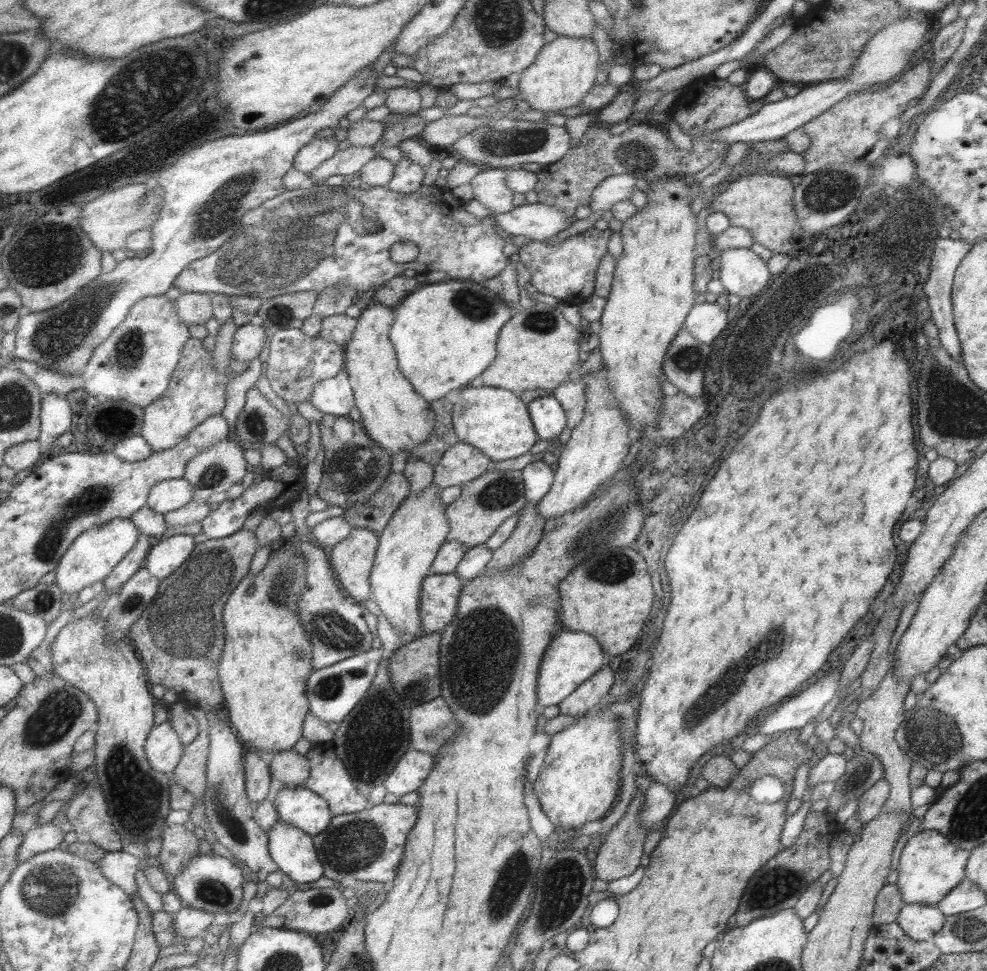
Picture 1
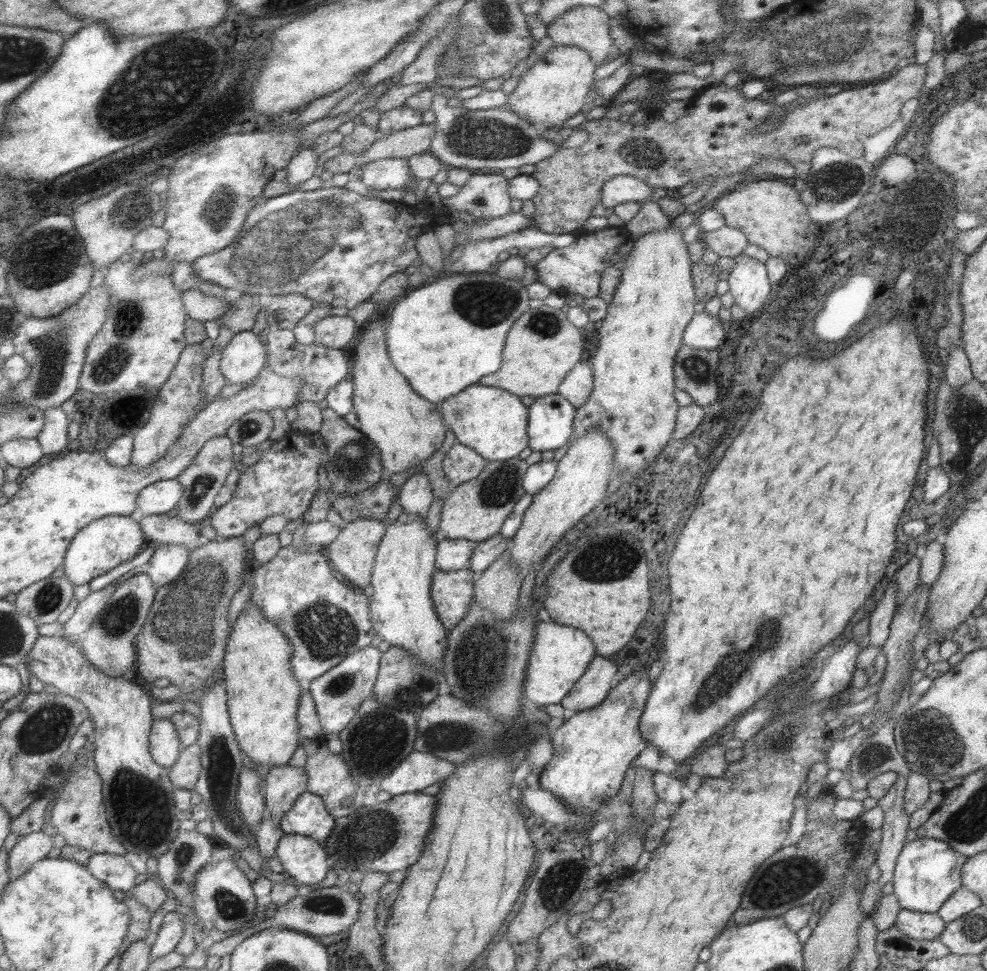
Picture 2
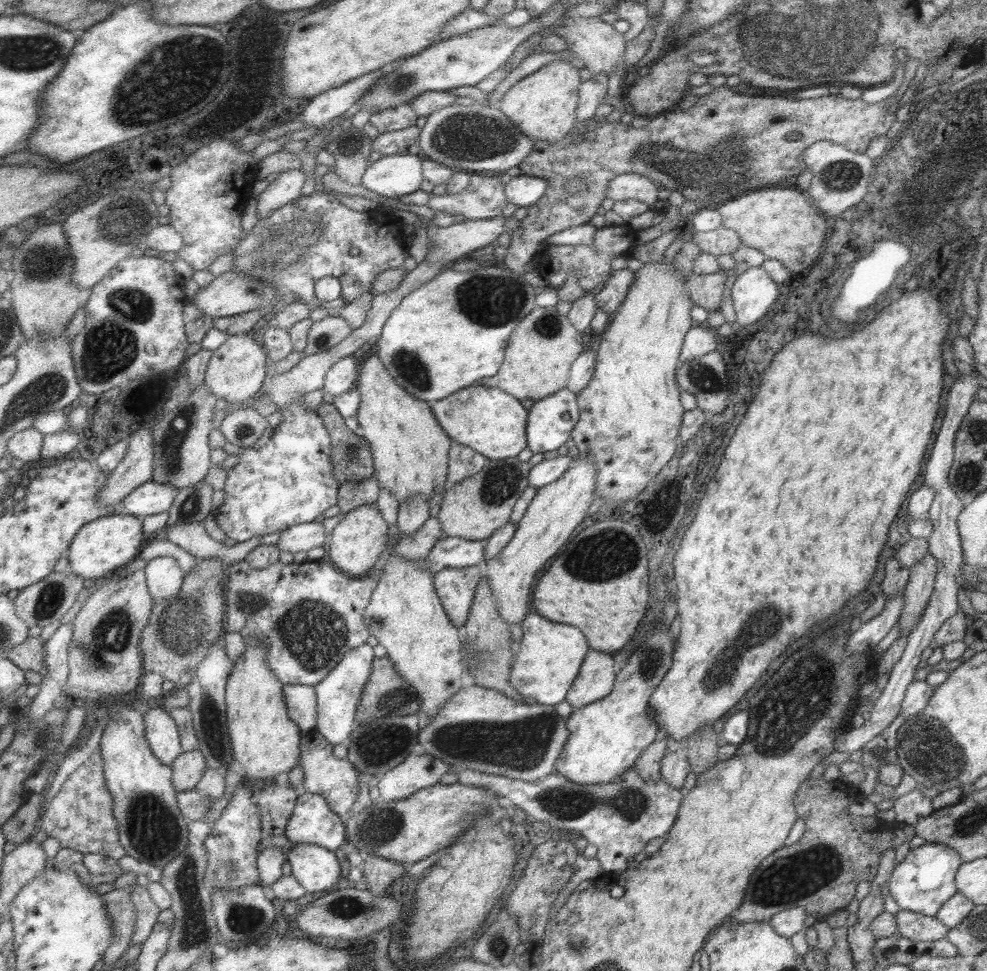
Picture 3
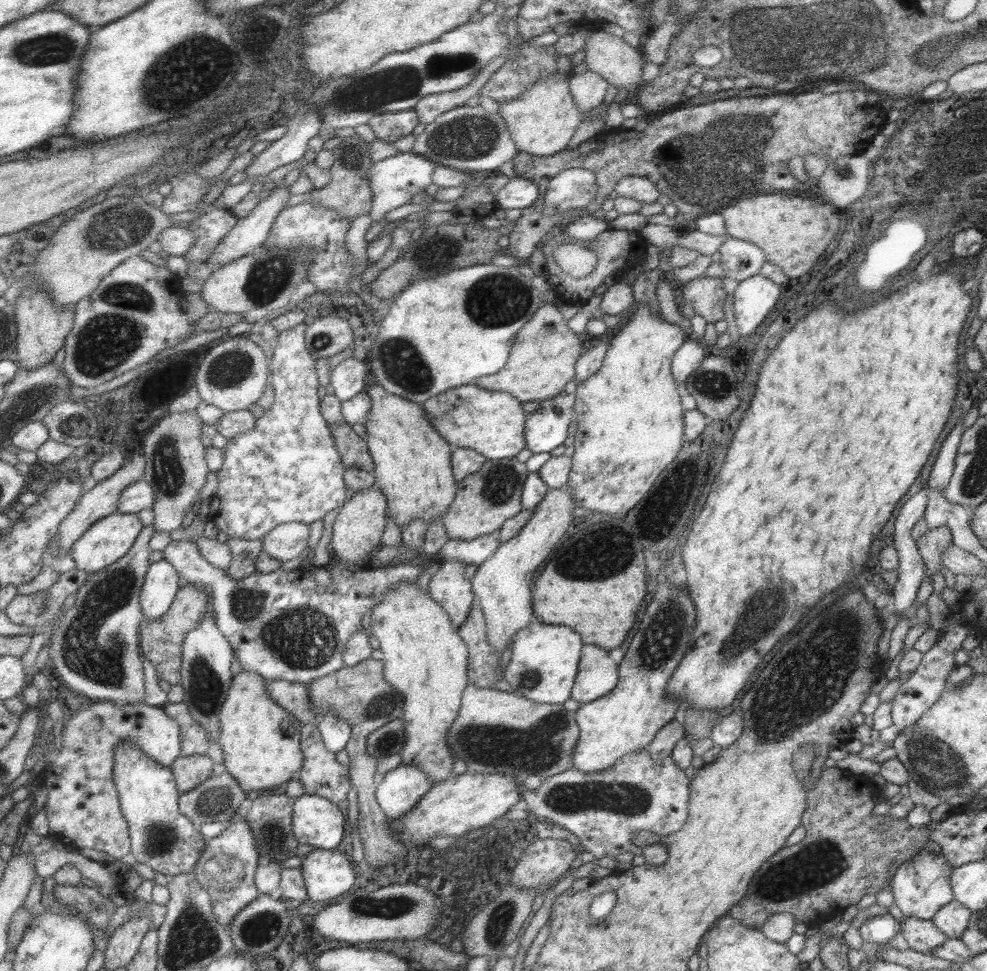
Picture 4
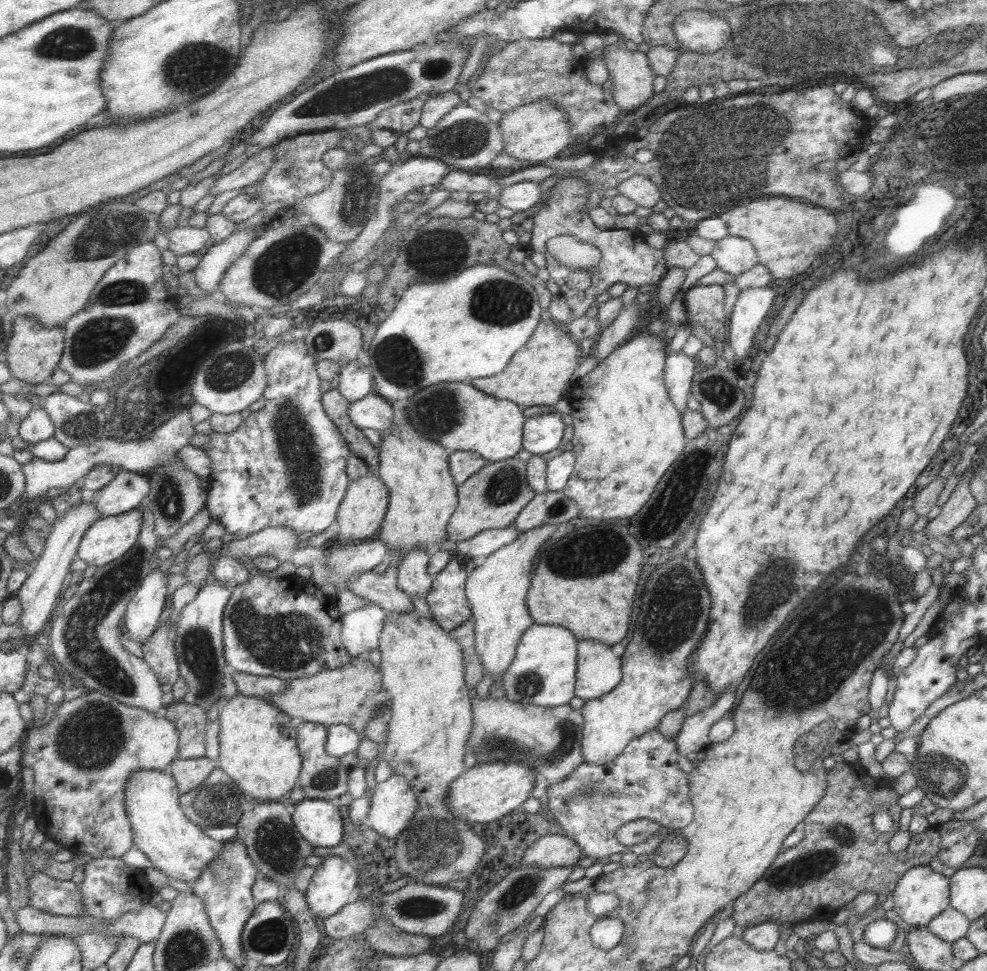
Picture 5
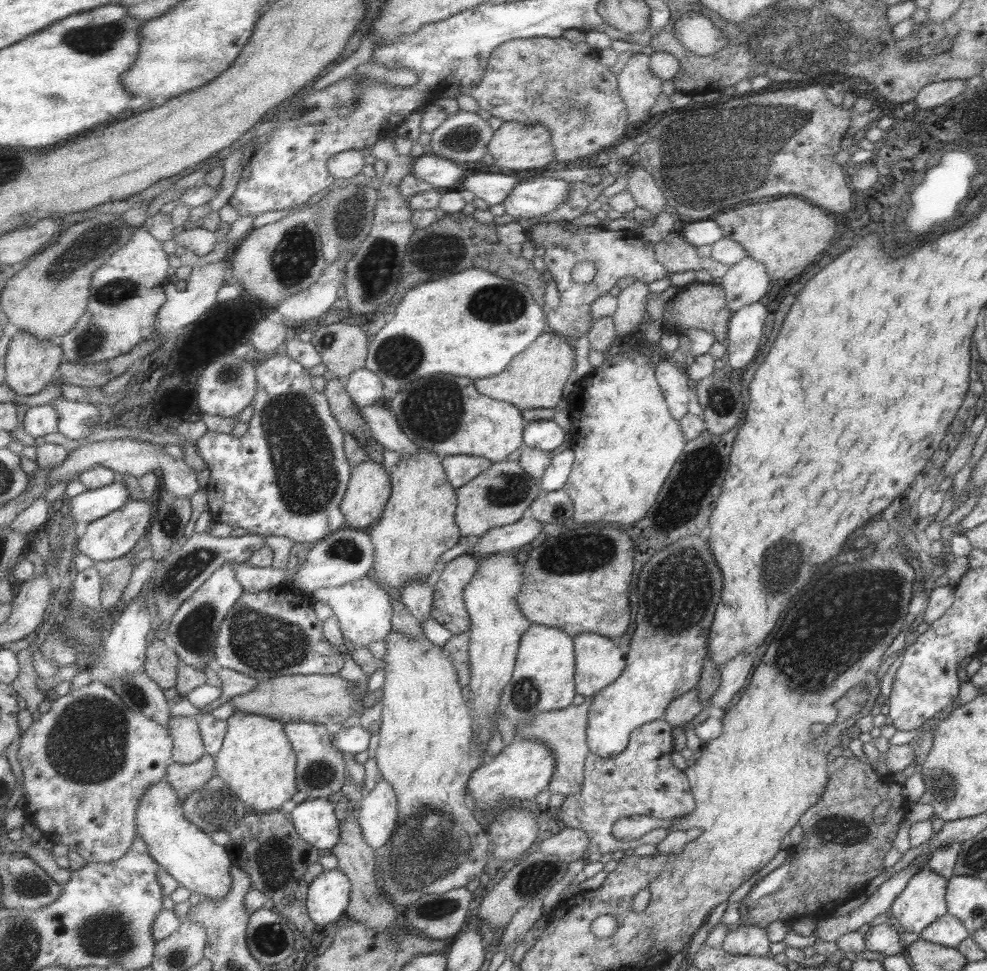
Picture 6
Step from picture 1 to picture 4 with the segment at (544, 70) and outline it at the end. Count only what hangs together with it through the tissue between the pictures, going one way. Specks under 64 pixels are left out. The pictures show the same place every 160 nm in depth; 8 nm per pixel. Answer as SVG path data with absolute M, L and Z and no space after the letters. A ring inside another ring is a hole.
M565 72L553 73L546 76L545 80L530 84L530 87L524 88L507 102L499 104L498 113L504 120L507 130L510 132L511 140L515 143L518 151L528 152L530 155L535 156L549 156L567 146L567 142L573 136L573 132L575 132L581 120L581 113L571 100L571 94L567 87L569 86L567 83L569 75L570 73Z

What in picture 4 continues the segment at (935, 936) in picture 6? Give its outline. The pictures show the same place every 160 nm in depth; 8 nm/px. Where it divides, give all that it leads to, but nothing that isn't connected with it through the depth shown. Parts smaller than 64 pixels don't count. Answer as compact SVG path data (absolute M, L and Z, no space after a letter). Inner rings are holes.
M951 899L935 912L930 921L946 938L957 938L968 925L970 910Z

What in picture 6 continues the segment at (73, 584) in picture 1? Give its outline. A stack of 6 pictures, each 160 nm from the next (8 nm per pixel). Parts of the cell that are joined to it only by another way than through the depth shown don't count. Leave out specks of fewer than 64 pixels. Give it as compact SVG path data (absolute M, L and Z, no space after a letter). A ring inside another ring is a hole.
M128 498L117 510L89 522L85 533L76 542L75 553L85 554L94 562L116 559L127 554L147 532L150 525L151 500Z

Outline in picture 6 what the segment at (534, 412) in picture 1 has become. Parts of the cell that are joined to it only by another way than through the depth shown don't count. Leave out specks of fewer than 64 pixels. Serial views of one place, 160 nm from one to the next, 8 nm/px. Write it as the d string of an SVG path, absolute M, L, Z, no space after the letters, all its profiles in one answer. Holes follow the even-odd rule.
M552 419L528 421L522 432L522 444L527 448L552 451L563 442L565 433Z

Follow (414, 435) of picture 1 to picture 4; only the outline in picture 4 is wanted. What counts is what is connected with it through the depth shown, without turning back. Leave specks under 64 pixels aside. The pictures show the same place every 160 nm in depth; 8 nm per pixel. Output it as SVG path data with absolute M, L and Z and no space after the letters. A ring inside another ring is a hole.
M370 375L367 388L363 391L369 397L371 406L364 416L366 445L373 459L374 482L386 498L386 508L389 516L401 528L415 519L423 519L426 524L440 520L444 510L449 506L456 491L456 480L452 475L450 465L451 447L448 442L431 426L426 419L422 406L387 392L375 382Z

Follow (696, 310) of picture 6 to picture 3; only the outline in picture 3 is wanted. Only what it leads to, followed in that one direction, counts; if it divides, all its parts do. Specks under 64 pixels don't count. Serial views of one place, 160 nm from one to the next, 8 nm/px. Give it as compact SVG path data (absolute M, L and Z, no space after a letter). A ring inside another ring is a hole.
M722 271L709 274L689 274L684 280L692 305L707 312L720 311L723 282L727 280Z

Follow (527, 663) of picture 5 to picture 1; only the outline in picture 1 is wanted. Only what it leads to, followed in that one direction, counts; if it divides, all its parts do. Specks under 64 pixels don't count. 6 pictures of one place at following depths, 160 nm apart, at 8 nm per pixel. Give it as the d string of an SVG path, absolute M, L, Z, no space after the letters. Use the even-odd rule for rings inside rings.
M559 632L559 636L555 636L547 646L539 665L536 692L538 708L558 705L604 665L603 652L593 636L585 632Z

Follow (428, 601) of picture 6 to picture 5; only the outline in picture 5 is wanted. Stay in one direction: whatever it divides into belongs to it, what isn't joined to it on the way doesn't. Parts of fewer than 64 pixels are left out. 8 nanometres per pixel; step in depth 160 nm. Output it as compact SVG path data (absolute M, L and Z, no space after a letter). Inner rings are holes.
M411 547L400 560L396 585L409 596L424 597L431 588L433 577L426 571L430 555L423 547Z

